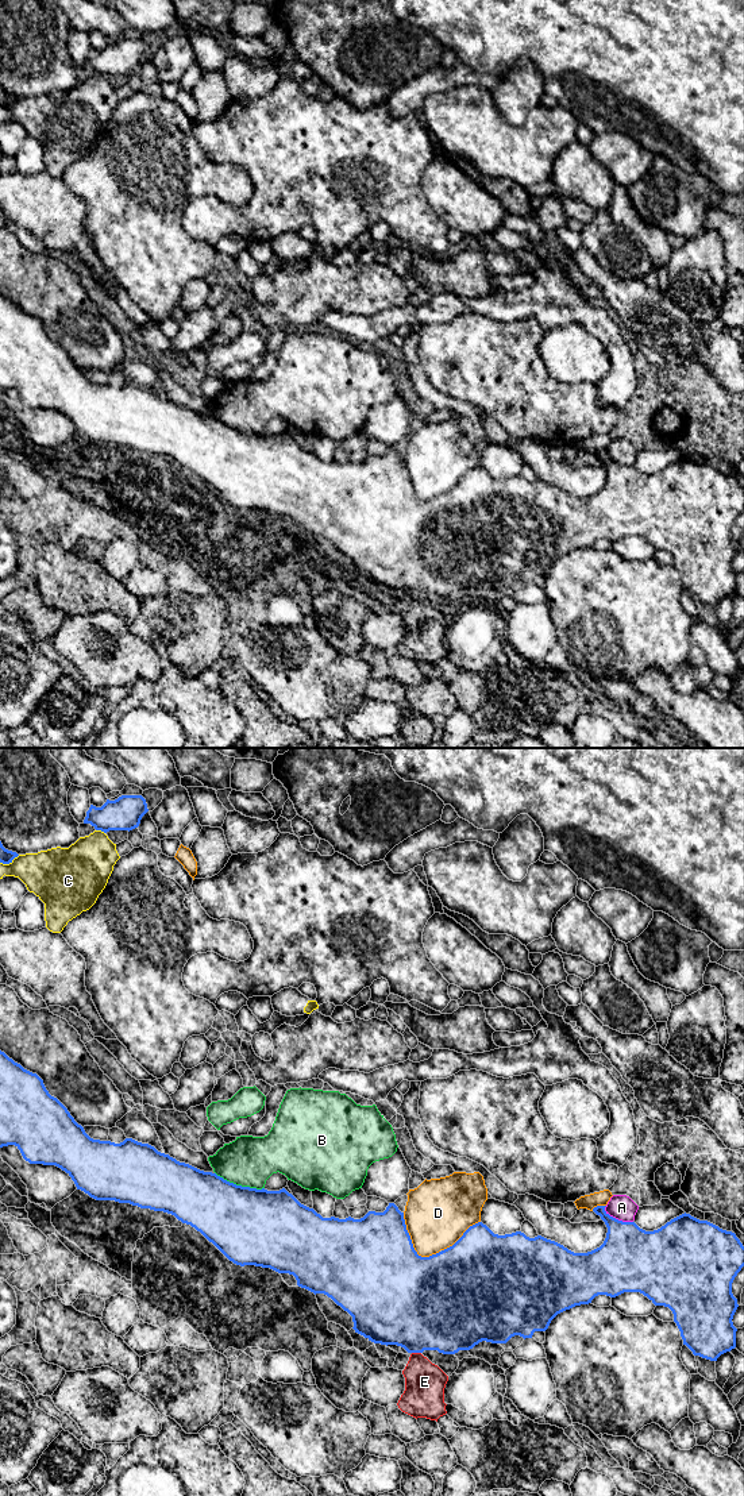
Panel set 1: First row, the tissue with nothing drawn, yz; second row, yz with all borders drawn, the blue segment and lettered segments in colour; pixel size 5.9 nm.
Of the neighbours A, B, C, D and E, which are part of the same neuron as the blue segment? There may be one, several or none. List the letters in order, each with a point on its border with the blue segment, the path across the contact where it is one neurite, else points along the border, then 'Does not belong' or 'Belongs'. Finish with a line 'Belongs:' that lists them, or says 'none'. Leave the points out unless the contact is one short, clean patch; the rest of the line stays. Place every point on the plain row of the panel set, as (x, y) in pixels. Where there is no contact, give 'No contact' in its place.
A: Touches blue at yz (617, 463). Does not belong
B: Touches blue at yz (239, 430). Does not belong
C: Touches blue at yz (100, 73). Does not belong
D: Touches blue at yz (412, 488). Does not belong
E: Touches blue at yz (416, 596). Boundary: yz (412, 596), (420, 597). Does not belong
Belongs: none

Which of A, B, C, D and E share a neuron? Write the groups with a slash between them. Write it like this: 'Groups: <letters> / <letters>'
Groups: A / B / C / D / E

